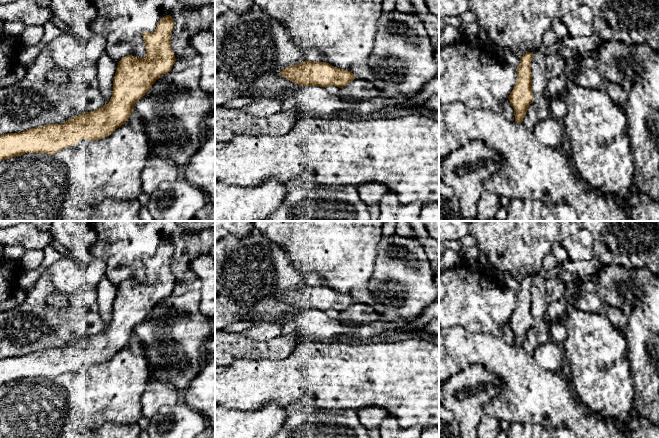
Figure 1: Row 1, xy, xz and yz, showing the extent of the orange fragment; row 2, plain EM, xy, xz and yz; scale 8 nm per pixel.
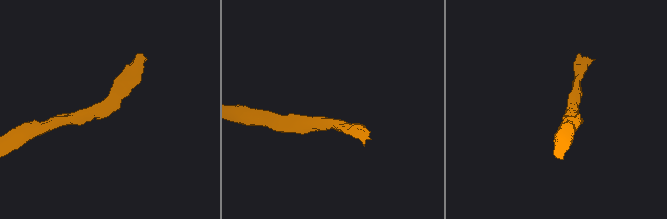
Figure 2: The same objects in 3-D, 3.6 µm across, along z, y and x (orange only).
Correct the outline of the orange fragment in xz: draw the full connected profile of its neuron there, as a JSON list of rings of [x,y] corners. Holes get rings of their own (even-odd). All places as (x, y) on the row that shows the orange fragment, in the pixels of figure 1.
[[[311,61],[288,66],[279,74],[299,86],[325,88],[330,85],[343,88],[355,79],[355,75],[351,71],[342,70],[326,62]]]

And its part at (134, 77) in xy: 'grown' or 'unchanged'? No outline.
unchanged

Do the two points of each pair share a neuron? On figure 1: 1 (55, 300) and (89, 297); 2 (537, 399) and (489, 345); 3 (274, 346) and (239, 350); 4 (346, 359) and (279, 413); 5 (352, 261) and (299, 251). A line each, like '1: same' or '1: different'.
1: different
2: same
3: same
4: different
5: same

